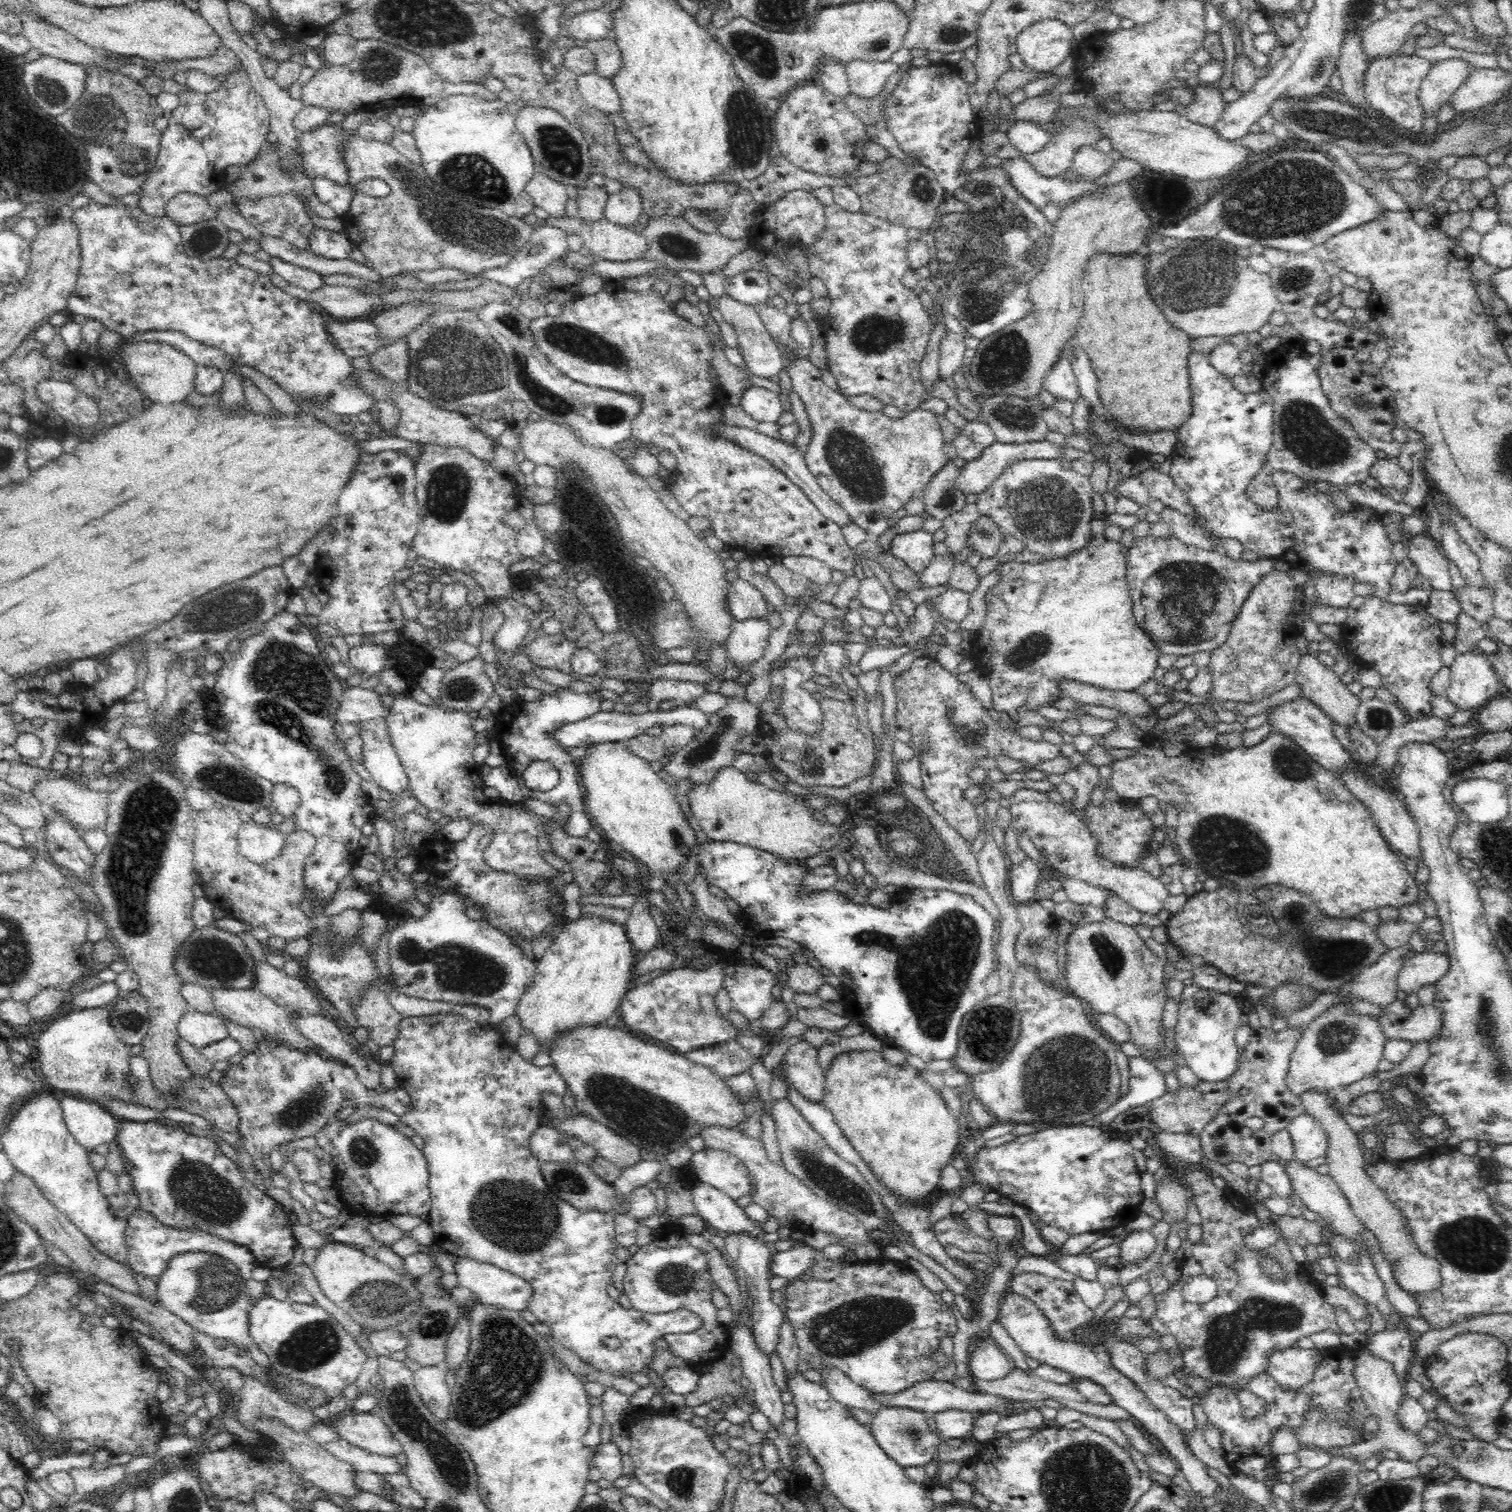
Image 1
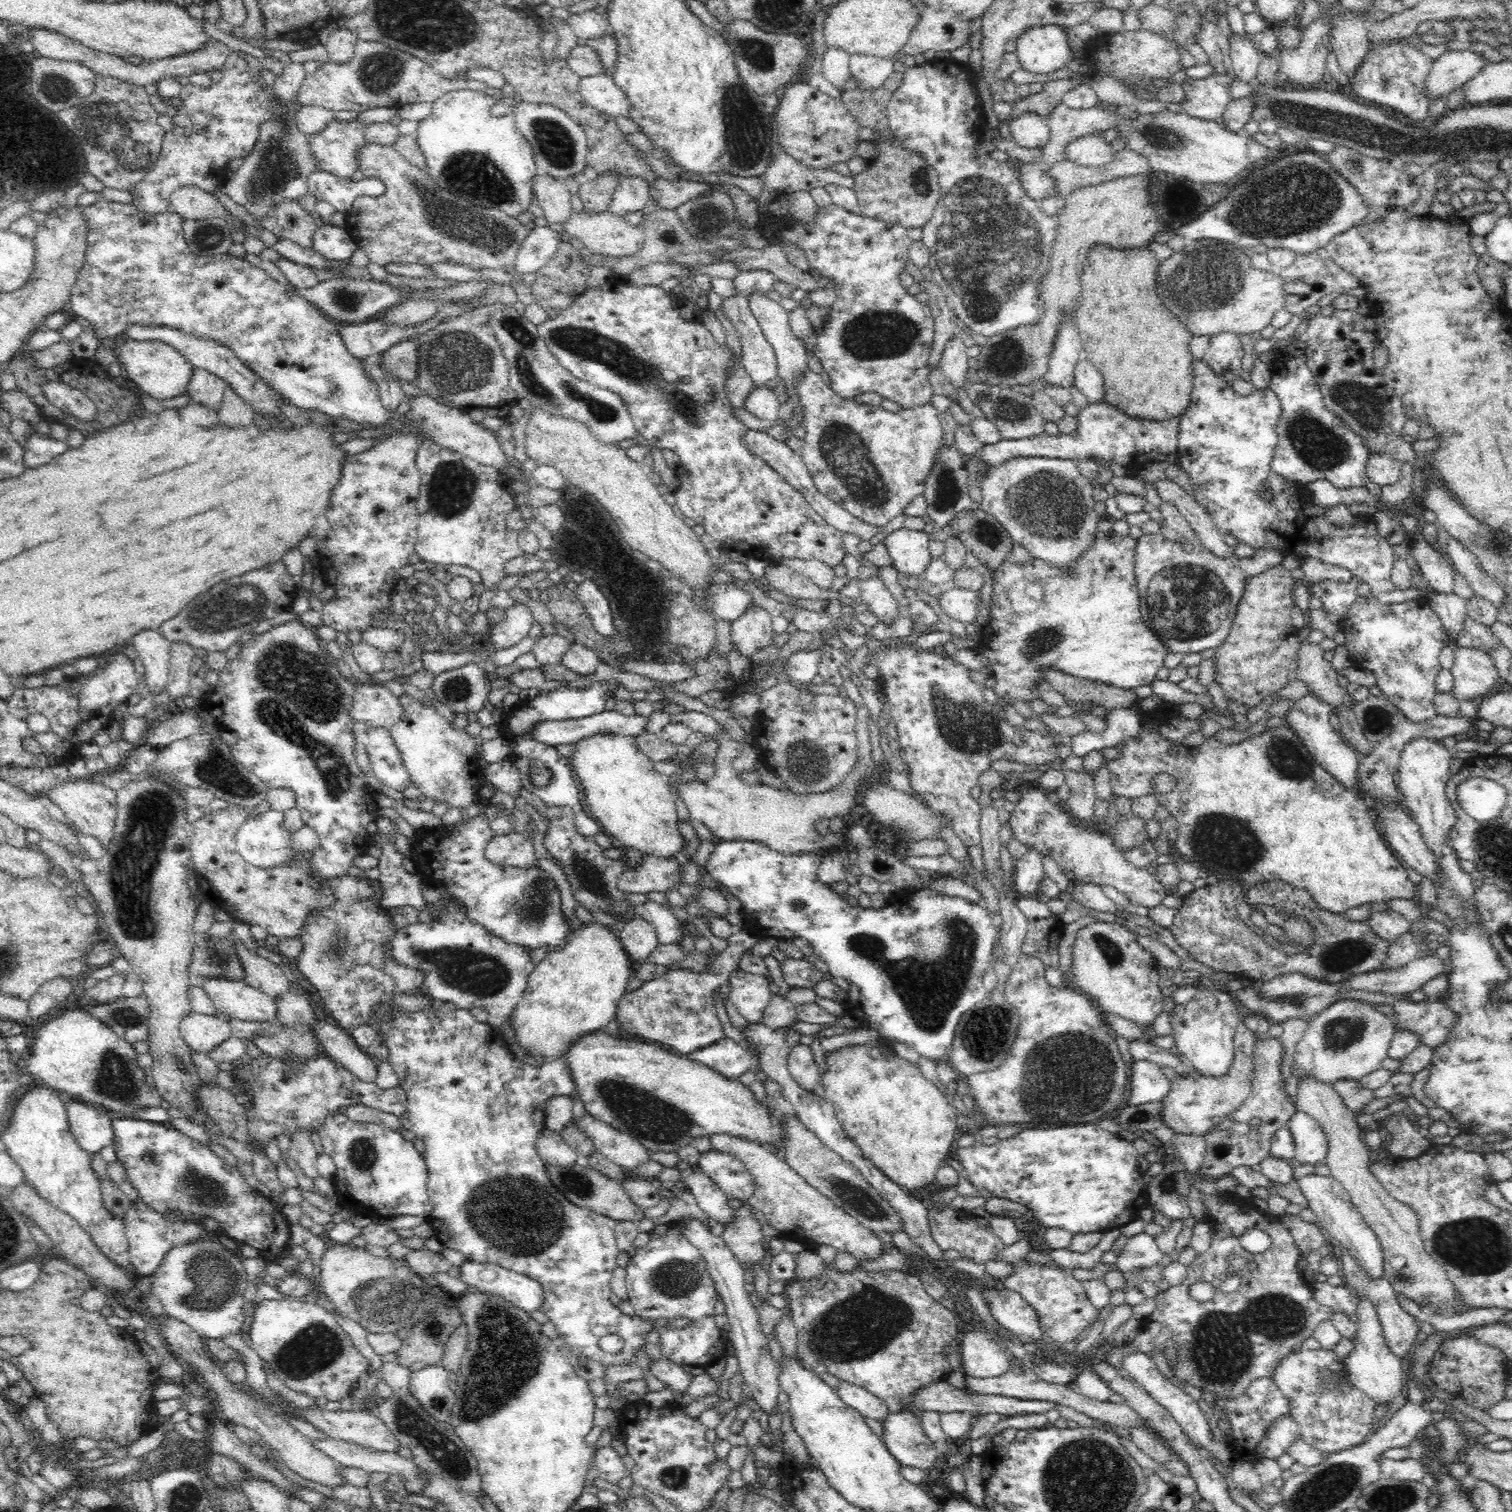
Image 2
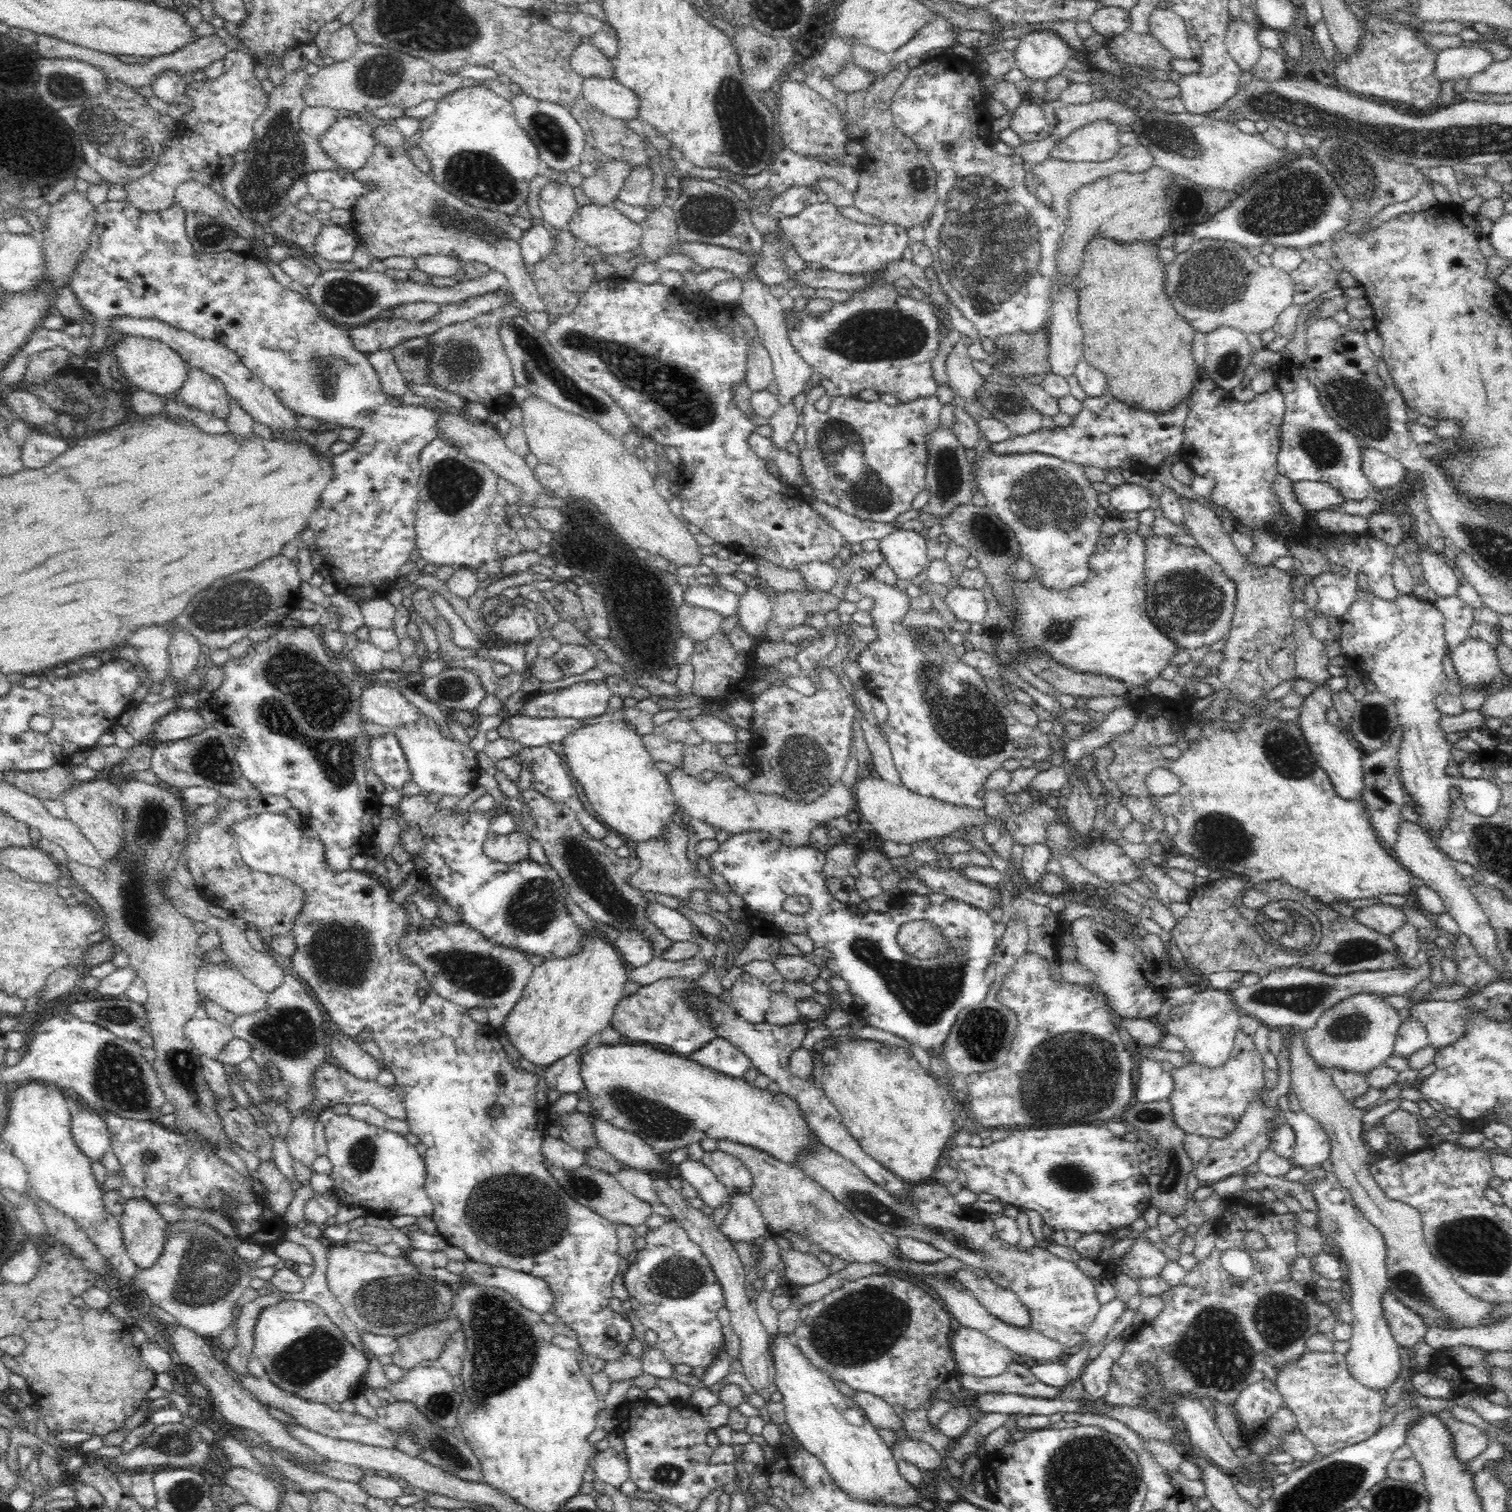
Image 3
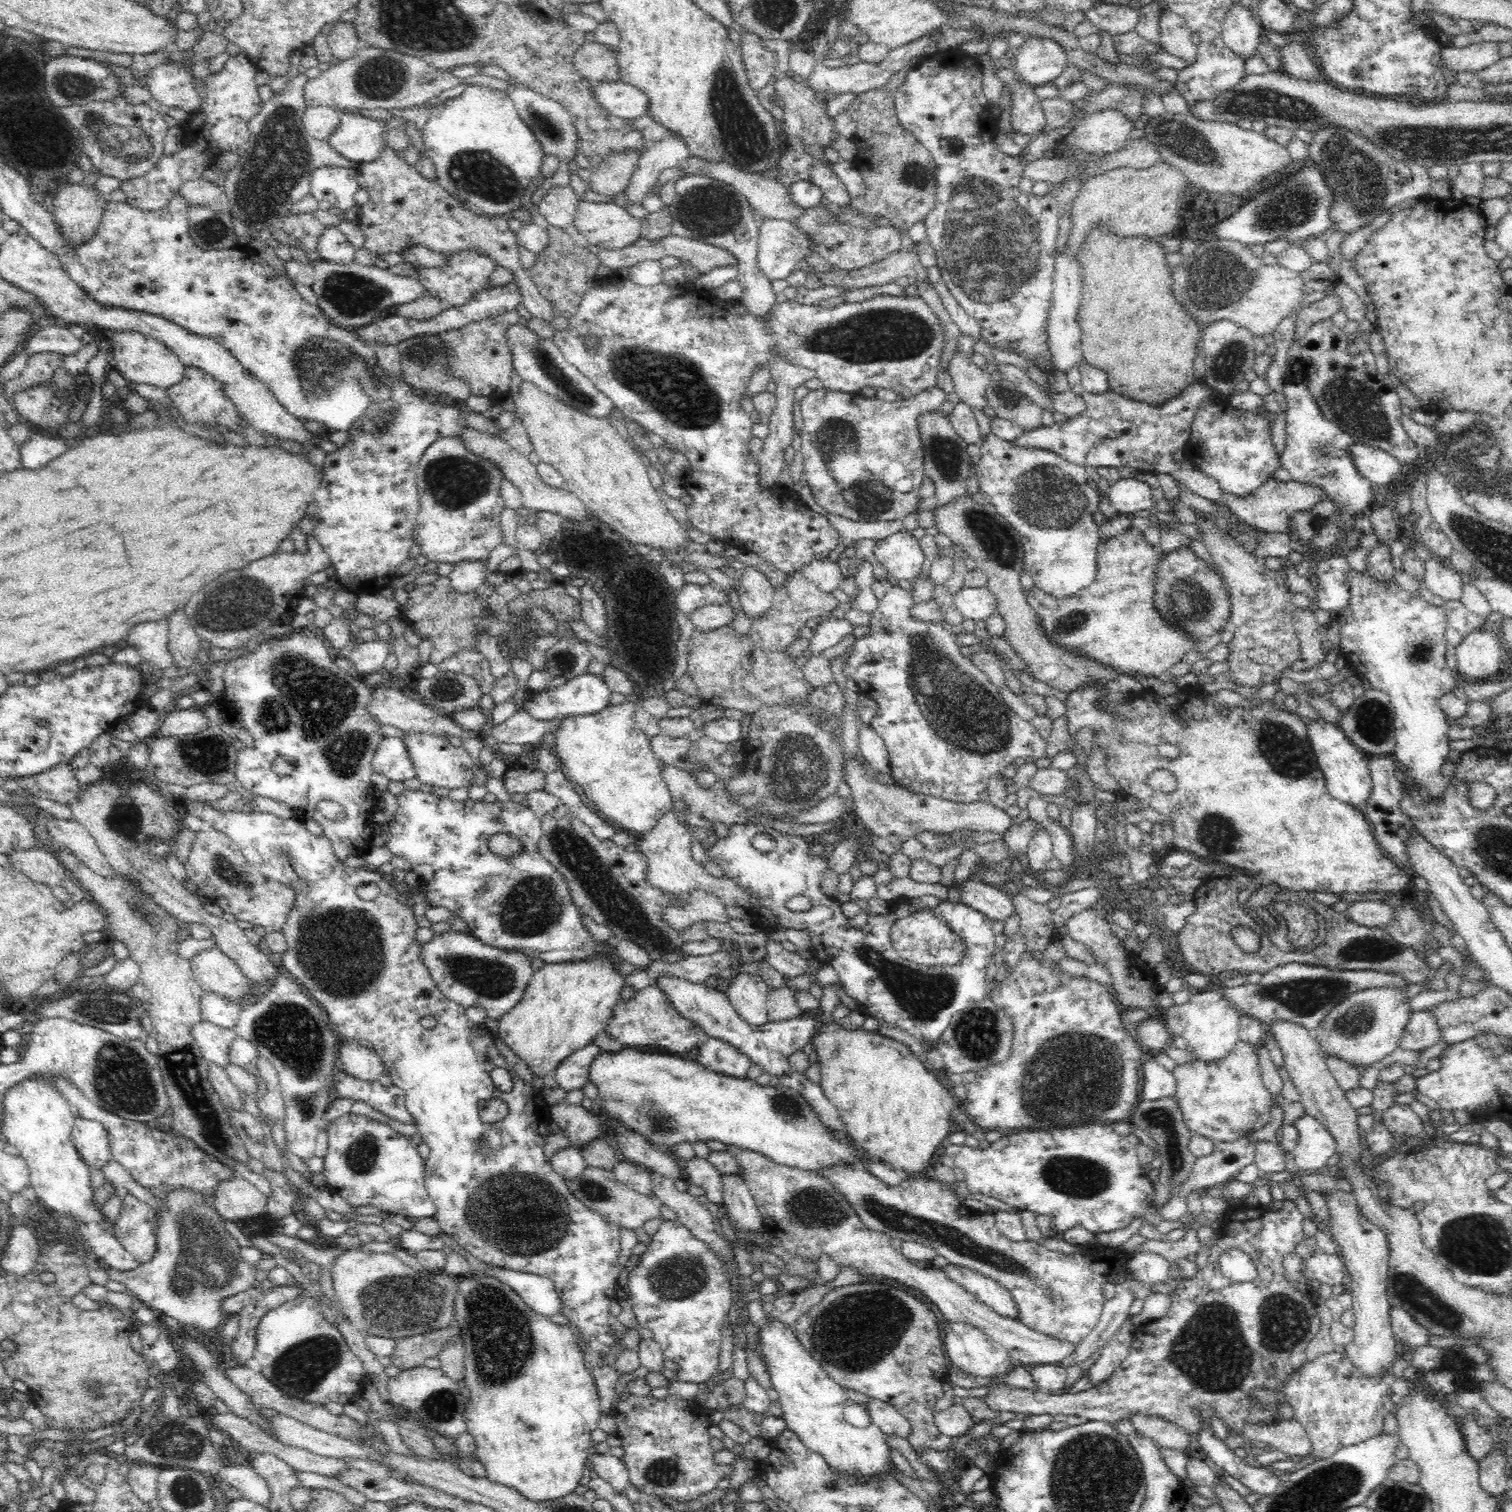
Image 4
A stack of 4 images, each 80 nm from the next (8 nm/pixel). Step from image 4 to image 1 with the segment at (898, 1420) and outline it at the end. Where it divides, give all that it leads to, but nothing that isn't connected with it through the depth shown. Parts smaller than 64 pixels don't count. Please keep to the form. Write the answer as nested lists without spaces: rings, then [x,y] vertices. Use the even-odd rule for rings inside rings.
[[[836,1368],[821,1369],[822,1386],[831,1392],[832,1398],[846,1407],[866,1410],[876,1415],[883,1407],[873,1398],[873,1394],[855,1384],[848,1376]]]

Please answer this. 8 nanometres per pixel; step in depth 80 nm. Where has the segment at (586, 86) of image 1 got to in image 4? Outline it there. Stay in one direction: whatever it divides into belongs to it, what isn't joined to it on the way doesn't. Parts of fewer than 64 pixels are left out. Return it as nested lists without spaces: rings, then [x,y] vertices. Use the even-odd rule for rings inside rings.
[[[621,80],[592,83],[592,97],[608,113],[629,121],[645,116],[648,109],[648,95]]]

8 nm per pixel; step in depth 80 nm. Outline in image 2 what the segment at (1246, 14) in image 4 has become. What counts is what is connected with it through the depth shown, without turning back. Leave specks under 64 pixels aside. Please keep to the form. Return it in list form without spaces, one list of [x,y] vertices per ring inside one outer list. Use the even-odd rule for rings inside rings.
[[[1232,33],[1229,39],[1229,55],[1236,78],[1250,84],[1261,61],[1261,52],[1256,50],[1252,36],[1247,33],[1242,36]]]

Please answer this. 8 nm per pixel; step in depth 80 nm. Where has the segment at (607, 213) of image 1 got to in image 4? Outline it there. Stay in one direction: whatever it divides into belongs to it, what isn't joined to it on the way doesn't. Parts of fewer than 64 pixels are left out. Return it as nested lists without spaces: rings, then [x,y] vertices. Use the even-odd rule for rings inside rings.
[[[674,133],[661,141],[648,144],[624,192],[631,204],[642,204],[650,190],[659,184],[659,179],[676,171],[676,164],[689,155],[688,145],[680,135]]]

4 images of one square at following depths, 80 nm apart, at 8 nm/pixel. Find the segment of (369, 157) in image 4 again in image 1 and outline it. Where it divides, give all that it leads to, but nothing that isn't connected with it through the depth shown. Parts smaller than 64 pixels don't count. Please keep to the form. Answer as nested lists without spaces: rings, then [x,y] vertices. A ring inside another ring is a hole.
[[[324,125],[310,132],[299,133],[301,166],[309,179],[324,177],[339,186],[348,183],[348,167],[342,157],[346,138],[357,136],[356,130],[346,131],[338,125]]]

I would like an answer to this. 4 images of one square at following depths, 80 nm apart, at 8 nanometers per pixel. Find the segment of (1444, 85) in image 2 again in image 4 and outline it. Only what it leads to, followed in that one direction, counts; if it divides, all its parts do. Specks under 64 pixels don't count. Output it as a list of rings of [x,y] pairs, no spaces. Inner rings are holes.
[[[1478,42],[1466,48],[1452,48],[1444,46],[1442,57],[1442,70],[1449,68],[1458,73],[1463,70],[1478,72],[1500,60],[1500,44],[1498,42]]]

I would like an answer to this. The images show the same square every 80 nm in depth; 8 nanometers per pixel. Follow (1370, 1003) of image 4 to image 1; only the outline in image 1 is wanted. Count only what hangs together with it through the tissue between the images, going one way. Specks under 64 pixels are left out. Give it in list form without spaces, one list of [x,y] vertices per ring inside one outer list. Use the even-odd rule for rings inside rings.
[[[1344,1004],[1330,1006],[1303,1030],[1297,1040],[1285,1080],[1288,1088],[1301,1095],[1305,1090],[1328,1093],[1354,1084],[1377,1071],[1386,1041],[1376,1017],[1355,1014],[1351,1006]]]

